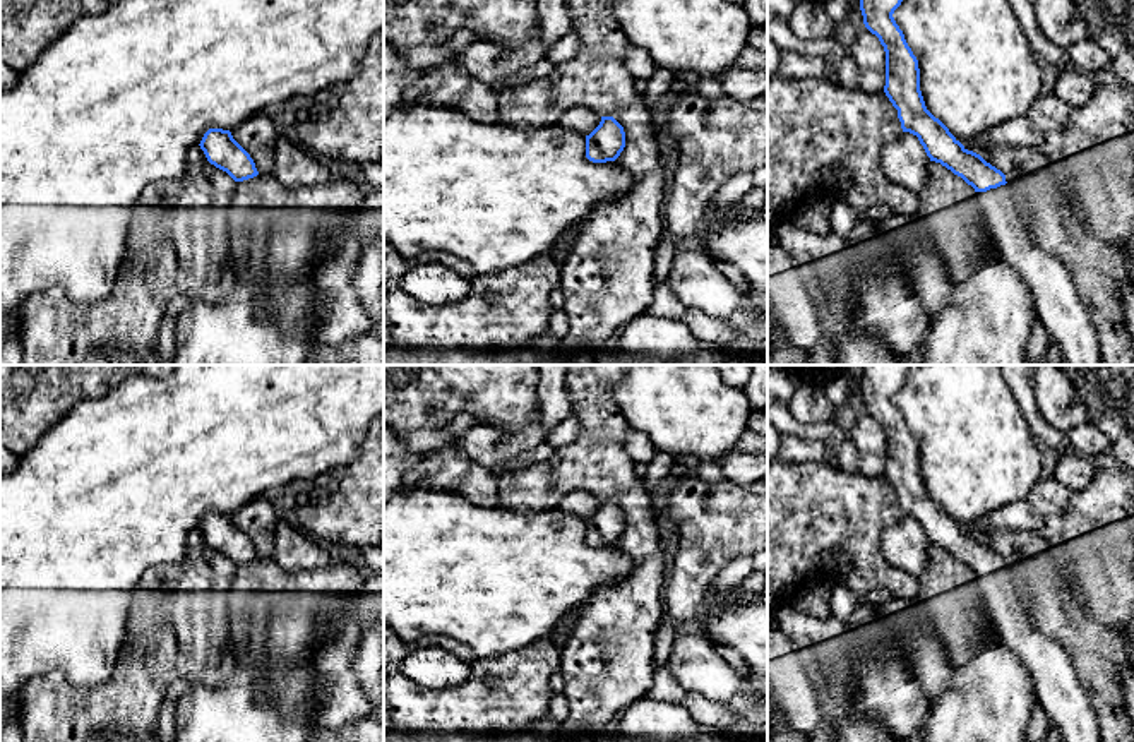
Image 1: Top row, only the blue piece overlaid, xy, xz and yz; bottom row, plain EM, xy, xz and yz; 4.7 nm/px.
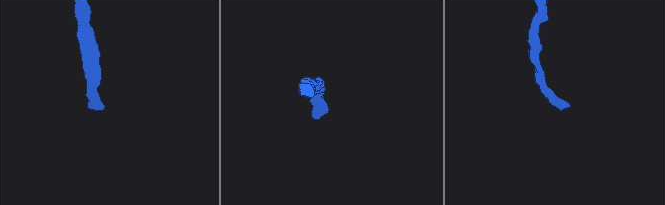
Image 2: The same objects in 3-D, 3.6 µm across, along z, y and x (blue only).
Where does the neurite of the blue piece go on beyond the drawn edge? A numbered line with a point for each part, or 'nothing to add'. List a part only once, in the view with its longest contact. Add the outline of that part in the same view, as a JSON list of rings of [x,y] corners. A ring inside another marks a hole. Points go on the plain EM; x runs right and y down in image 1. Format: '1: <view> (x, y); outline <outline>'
1: yz (1061, 693); outline [[[1009,569],[976,576],[975,584],[1000,644],[1028,667],[1038,703],[1064,742],[1101,742],[1095,706],[1071,656],[1031,625]]]

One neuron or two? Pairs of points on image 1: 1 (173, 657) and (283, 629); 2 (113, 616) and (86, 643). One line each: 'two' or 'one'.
1: two
2: one

